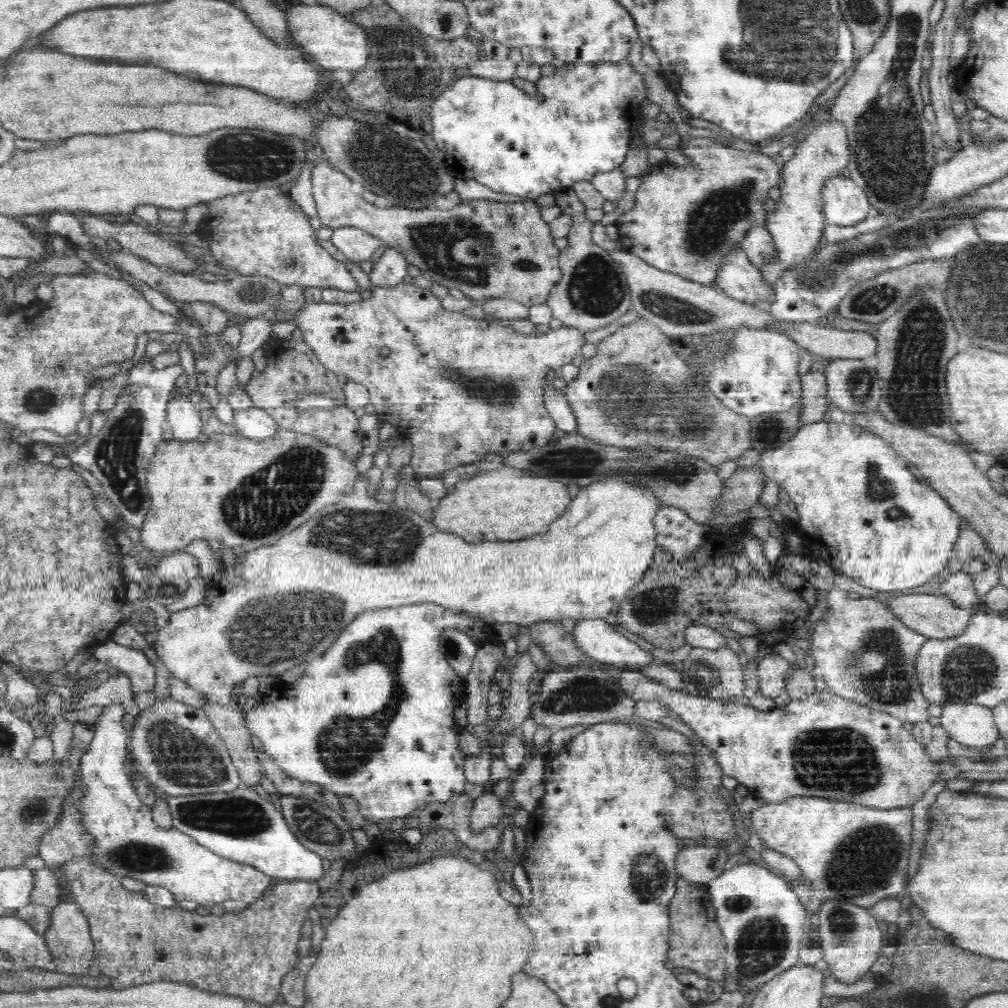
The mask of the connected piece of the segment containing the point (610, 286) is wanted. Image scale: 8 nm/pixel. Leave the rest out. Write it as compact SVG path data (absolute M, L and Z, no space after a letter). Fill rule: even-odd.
M572 187L554 192L556 206L573 216L573 228L567 234L567 246L559 254L562 276L552 288L545 303L552 309L553 318L563 321L566 326L587 332L604 328L624 316L633 308L630 287L626 273L610 253L598 246L591 237L591 222L586 219L586 208Z

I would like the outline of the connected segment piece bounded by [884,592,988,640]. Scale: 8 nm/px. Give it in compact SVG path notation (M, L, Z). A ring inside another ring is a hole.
M912 592L884 600L885 607L892 612L892 615L896 617L901 624L908 627L910 631L917 632L925 636L925 638L936 640L946 640L960 636L960 633L963 633L964 629L968 626L968 622L973 614L980 611L985 612L985 608L988 608L984 601L981 600L978 603L979 606L972 609L960 609L944 595Z

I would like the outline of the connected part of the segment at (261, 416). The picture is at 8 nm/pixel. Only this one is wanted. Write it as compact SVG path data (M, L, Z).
M258 407L247 408L233 414L235 432L252 440L264 440L280 428L266 410Z

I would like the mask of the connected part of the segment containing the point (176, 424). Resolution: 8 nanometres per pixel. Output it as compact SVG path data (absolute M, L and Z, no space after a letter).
M175 391L167 404L167 422L166 429L171 431L174 438L179 441L191 441L197 438L197 436L202 432L202 417L200 412L196 410L194 405L190 402L187 392L177 392Z

